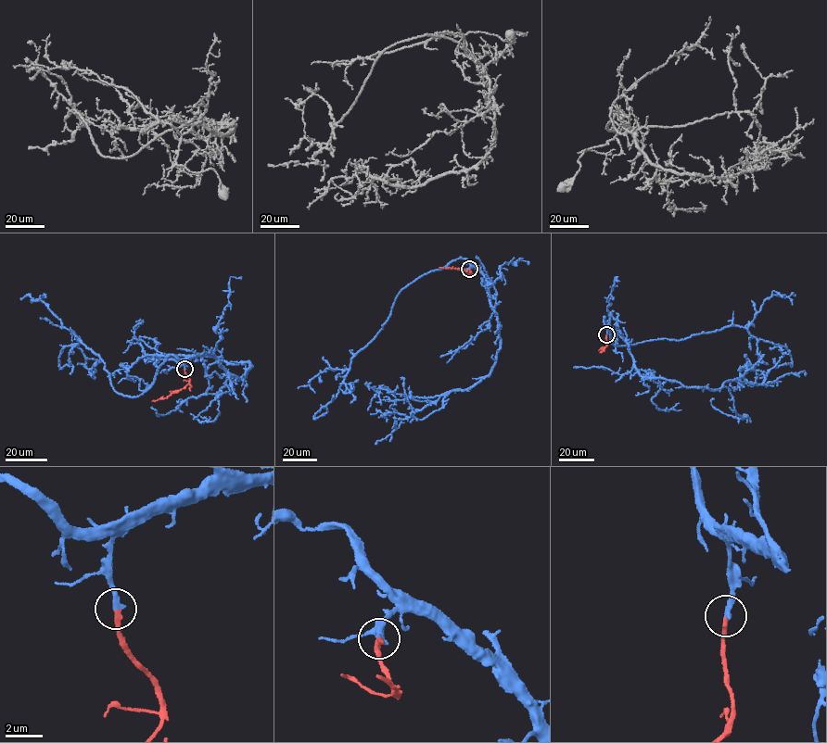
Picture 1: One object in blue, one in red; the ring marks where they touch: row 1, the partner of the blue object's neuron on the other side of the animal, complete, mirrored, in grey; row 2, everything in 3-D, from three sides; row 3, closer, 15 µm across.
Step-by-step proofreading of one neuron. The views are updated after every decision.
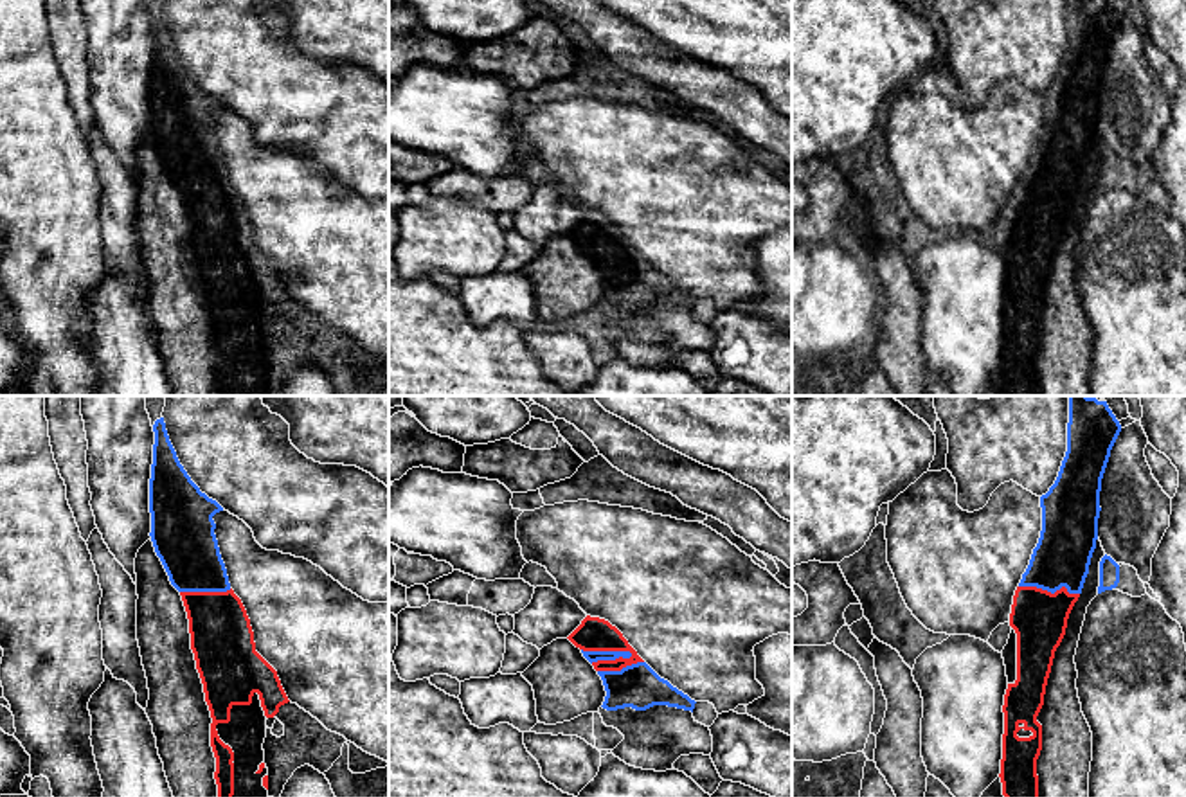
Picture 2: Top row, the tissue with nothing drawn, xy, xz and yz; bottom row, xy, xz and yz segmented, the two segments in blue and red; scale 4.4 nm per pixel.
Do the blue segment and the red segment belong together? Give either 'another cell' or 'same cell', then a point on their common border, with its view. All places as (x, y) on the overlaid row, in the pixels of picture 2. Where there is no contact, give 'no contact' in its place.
same cell; meets blue in xz at (607, 652)

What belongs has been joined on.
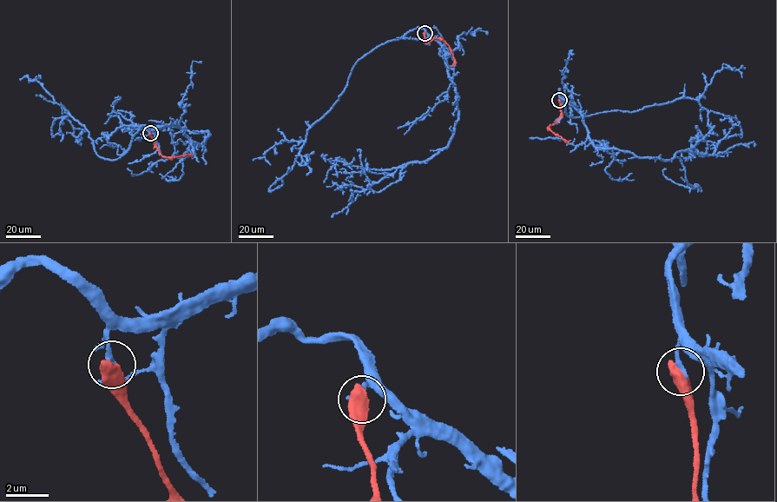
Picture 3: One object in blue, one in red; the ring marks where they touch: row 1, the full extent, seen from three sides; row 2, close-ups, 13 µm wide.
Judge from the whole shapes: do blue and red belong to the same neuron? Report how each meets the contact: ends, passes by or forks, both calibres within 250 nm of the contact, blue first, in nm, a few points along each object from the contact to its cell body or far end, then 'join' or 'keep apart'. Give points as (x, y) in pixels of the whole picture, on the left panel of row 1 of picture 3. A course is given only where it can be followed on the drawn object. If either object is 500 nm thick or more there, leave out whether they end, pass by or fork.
240/700 nm | blue via (150, 133), (142, 125), (129, 148), (109, 160), (68, 111), (51, 128), (60, 141) | red via (150, 133), (163, 156), (191, 155), (188, 153) | keep apart

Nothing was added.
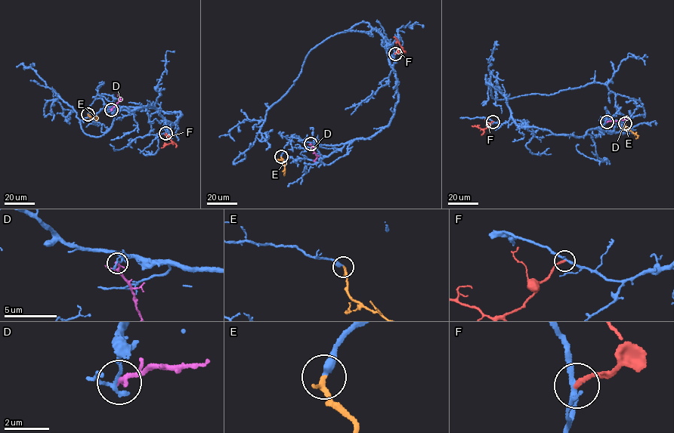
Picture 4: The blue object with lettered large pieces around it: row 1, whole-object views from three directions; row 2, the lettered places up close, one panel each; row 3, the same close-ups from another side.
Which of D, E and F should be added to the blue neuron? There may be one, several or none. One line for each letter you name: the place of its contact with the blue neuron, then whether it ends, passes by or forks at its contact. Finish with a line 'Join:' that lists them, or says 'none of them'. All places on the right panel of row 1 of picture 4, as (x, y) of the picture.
E: (625, 123) | it ends
Join: E

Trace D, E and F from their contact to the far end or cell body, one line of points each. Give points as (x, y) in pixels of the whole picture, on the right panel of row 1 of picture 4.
D: (607, 122), (624, 119), (627, 117)
E: (625, 123), (626, 128), (638, 136), (635, 138)
F: (493, 121), (483, 129), (472, 125)

